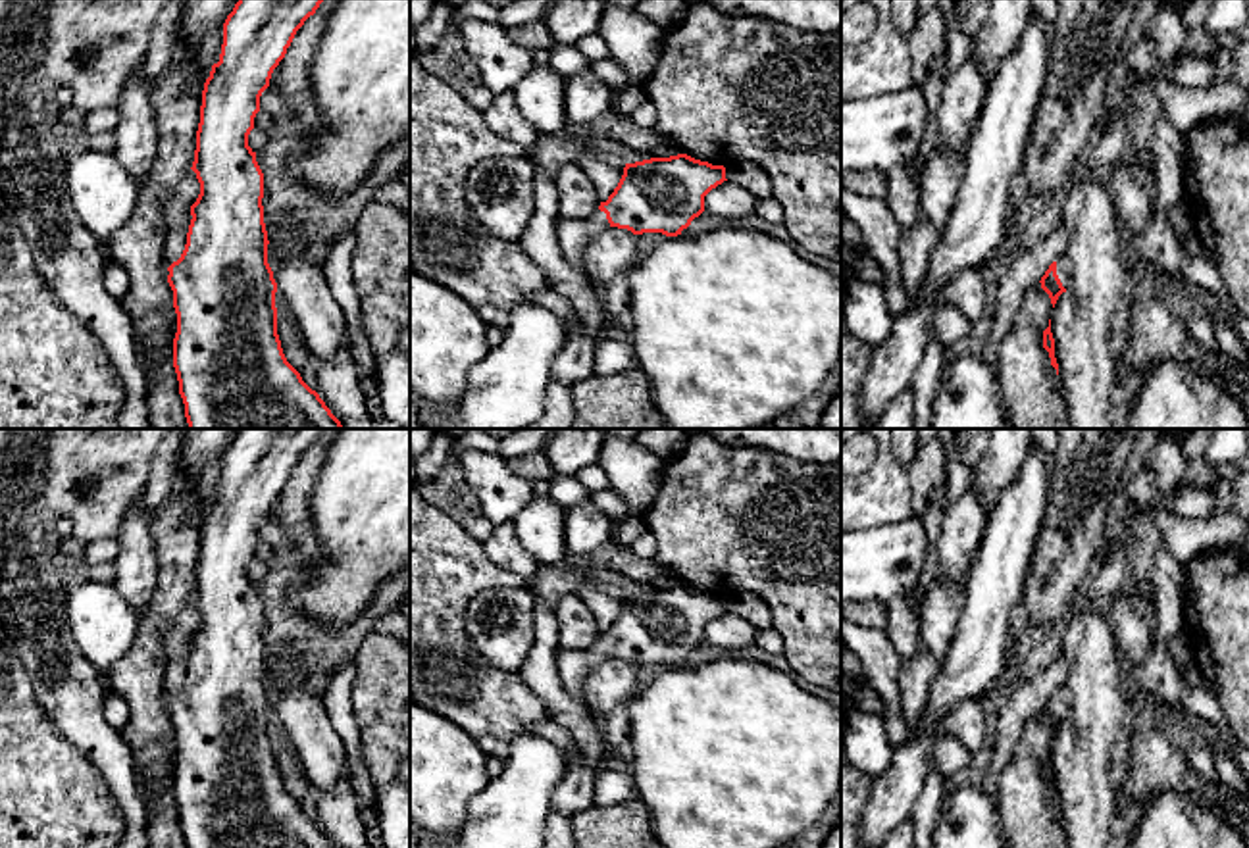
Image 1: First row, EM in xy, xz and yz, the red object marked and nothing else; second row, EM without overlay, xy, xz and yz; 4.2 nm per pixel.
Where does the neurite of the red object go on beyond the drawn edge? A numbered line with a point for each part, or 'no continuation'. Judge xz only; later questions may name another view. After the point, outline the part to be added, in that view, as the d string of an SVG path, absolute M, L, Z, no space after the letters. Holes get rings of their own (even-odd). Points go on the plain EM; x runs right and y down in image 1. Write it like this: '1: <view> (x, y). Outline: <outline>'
1: xz (574, 666). Outline: M595 640L585 650L558 650L556 656L556 667L560 675L562 688L581 706L587 708L587 702L583 698L581 686L585 677L593 667L608 660L610 654L606 650L606 644L600 640ZM587 708L589 715L597 721L600 721L600 715L591 711Z

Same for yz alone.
1: yz (1063, 695). Outline: M1066 686L1057 690L1057 706L1062 717L1068 721L1072 717L1072 694Z

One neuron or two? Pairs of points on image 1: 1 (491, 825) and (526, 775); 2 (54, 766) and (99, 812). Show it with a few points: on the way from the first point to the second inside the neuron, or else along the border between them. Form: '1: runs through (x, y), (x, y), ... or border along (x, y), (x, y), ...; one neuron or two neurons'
1: runs through (503, 814), (520, 797), (524, 787); one neuron
2: runs through (64, 777), (87, 800); one neuron

